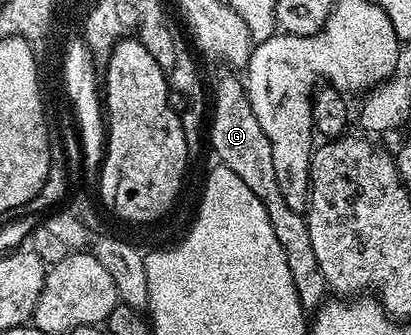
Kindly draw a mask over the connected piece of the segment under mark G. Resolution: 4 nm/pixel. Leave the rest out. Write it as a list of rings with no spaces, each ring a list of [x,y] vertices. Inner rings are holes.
[[[227,73],[231,75],[223,76],[215,85],[215,93],[211,99],[211,114],[209,117],[210,123],[207,127],[207,141],[211,143],[211,147],[214,153],[217,155],[218,159],[216,159],[222,166],[225,166],[233,171],[233,173],[237,174],[237,177],[241,178],[241,181],[244,181],[245,185],[249,186],[249,189],[253,191],[253,193],[257,194],[258,199],[261,201],[261,205],[265,205],[265,213],[269,213],[269,223],[273,225],[273,233],[277,236],[278,243],[281,244],[281,249],[285,253],[285,261],[289,265],[289,273],[293,273],[293,285],[297,288],[297,297],[301,301],[301,305],[303,306],[304,312],[314,313],[319,310],[320,307],[323,306],[325,300],[329,295],[329,288],[327,282],[325,281],[325,273],[321,273],[321,265],[317,265],[317,257],[313,254],[313,240],[309,238],[309,225],[307,224],[307,220],[305,218],[304,212],[298,211],[297,209],[289,209],[289,204],[286,203],[285,197],[281,196],[281,185],[277,182],[276,173],[274,172],[274,162],[273,162],[273,151],[272,145],[269,144],[269,137],[266,137],[265,133],[261,129],[261,125],[257,122],[257,117],[253,114],[252,106],[249,105],[249,99],[247,97],[247,90],[244,82],[239,78],[239,80],[233,76],[236,74]]]

